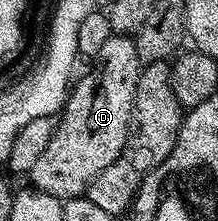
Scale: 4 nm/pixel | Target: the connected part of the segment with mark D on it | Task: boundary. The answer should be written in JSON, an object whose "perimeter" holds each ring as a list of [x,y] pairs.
{"perimeter":[[[113,33],[107,41],[103,41],[103,49],[99,49],[96,62],[90,66],[88,73],[72,84],[65,106],[59,112],[54,136],[31,172],[32,186],[36,190],[62,201],[76,199],[84,196],[91,181],[95,181],[95,177],[102,175],[116,161],[124,149],[124,139],[127,137],[131,121],[132,102],[139,98],[139,77],[142,68],[136,42],[130,36]]]}

